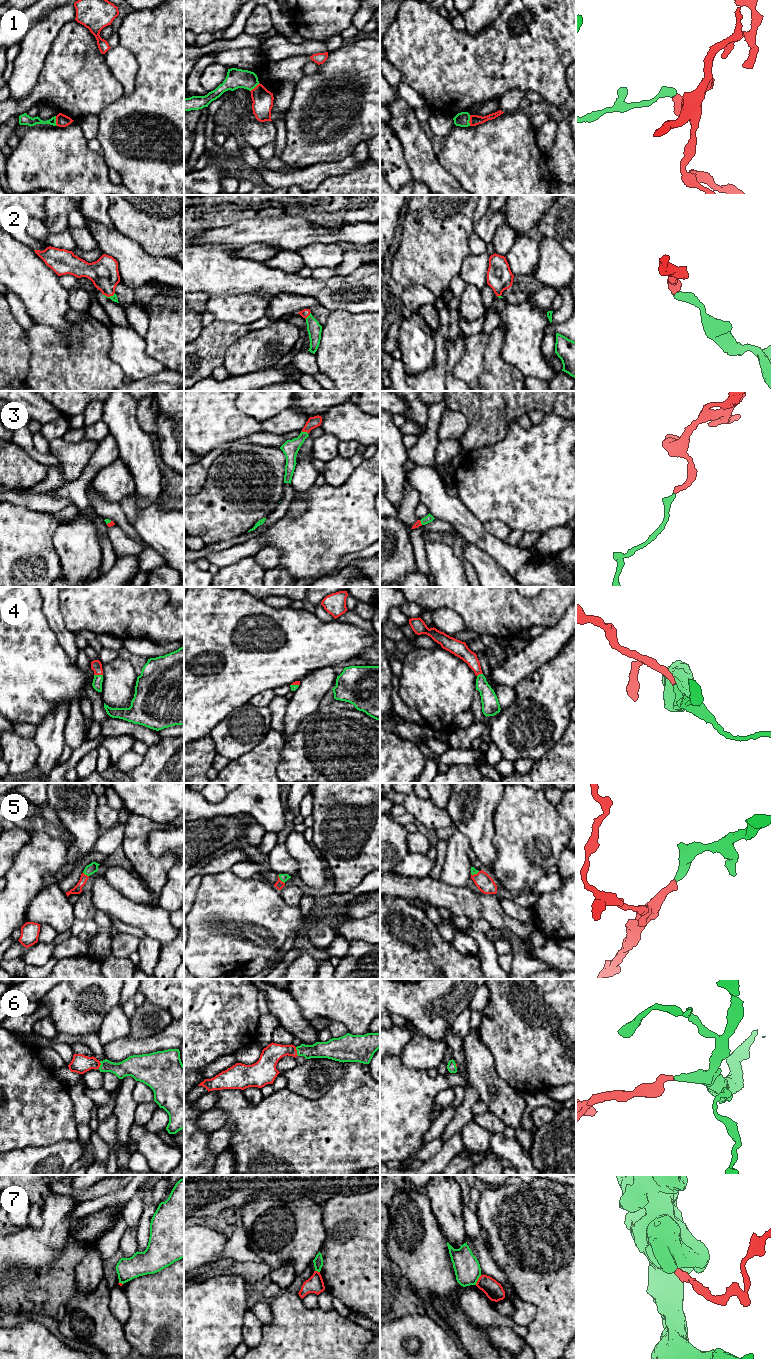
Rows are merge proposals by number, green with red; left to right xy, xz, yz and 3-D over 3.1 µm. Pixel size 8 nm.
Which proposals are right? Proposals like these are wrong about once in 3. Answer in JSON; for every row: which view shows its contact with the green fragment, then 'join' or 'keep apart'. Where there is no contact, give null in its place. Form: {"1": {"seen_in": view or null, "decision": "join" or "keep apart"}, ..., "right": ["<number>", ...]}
{"1": {"seen_in": "yz", "decision": "keep apart"}, "2": {"seen_in": "xz", "decision": "join"}, "3": {"seen_in": "xz", "decision": "join"}, "4": {"seen_in": "xy", "decision": "join"}, "5": {"seen_in": "xz", "decision": "join"}, "6": {"seen_in": "xz", "decision": "join"}, "7": {"seen_in": "yz", "decision": "keep apart"}, "right": ["2", "3", "4", "5", "6"]}

